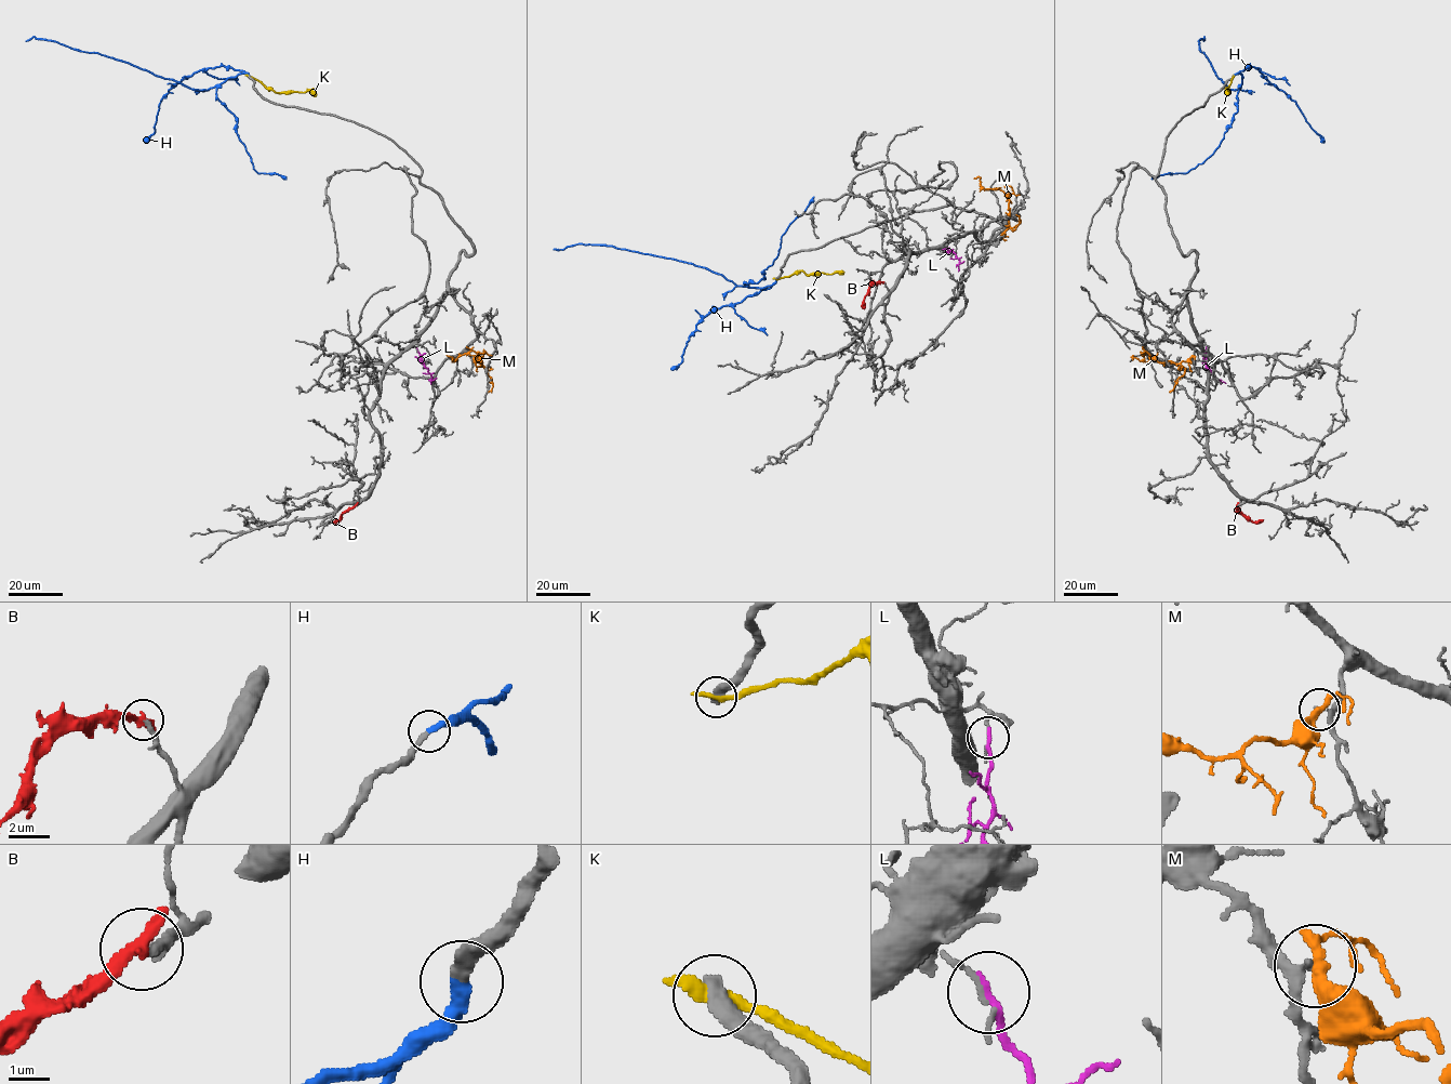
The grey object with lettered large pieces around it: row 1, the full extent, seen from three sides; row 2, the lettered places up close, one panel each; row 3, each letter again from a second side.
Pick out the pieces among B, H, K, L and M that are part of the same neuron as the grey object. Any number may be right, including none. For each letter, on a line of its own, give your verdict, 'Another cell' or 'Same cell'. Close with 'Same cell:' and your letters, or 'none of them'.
B: Another cell
H: Same cell
K: Another cell
L: Another cell
M: Another cell
Same cell: H

